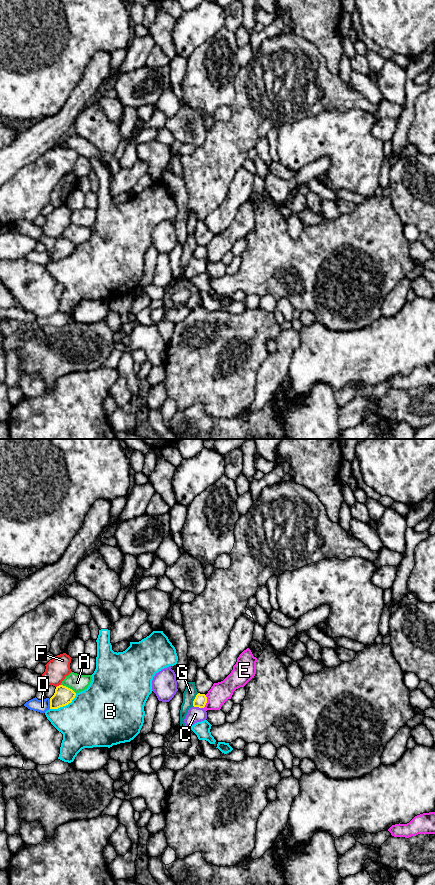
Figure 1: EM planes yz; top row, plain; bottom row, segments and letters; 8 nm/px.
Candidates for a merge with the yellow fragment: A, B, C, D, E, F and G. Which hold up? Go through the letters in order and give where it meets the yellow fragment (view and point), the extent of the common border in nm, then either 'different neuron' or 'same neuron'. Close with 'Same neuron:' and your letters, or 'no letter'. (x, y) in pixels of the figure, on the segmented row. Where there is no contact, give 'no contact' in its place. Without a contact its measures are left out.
A: contact yz (67, 687); length 140 nm; different neuron
B: contact yz (64, 705); length 260 nm; different neuron
C: contact yz (198, 706); length 80 nm; different neuron
D: contact yz (50, 704); length 80 nm; different neuron
E: contact yz (206, 702); length 110 nm; different neuron
F: contact yz (59, 685); length 50 nm; different neuron
G: contact yz (194, 699); length 120 nm; different neuron
Same neuron: no letter

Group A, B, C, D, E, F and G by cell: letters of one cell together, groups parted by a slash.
A / B / C / D / E / F / G

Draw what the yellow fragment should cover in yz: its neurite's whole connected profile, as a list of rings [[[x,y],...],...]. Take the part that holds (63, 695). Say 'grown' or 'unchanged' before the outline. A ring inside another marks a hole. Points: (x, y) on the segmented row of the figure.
unchanged | [[[63,685],[57,686],[54,695],[50,698],[50,709],[58,709],[68,705],[75,696],[76,693],[72,689]]]

